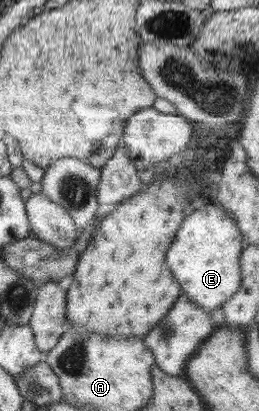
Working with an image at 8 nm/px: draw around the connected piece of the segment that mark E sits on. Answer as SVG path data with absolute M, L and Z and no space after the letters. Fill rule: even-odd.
M207 201L205 205L188 211L181 228L175 232L165 263L181 285L183 295L207 311L221 307L241 286L241 252L243 235L229 212Z

